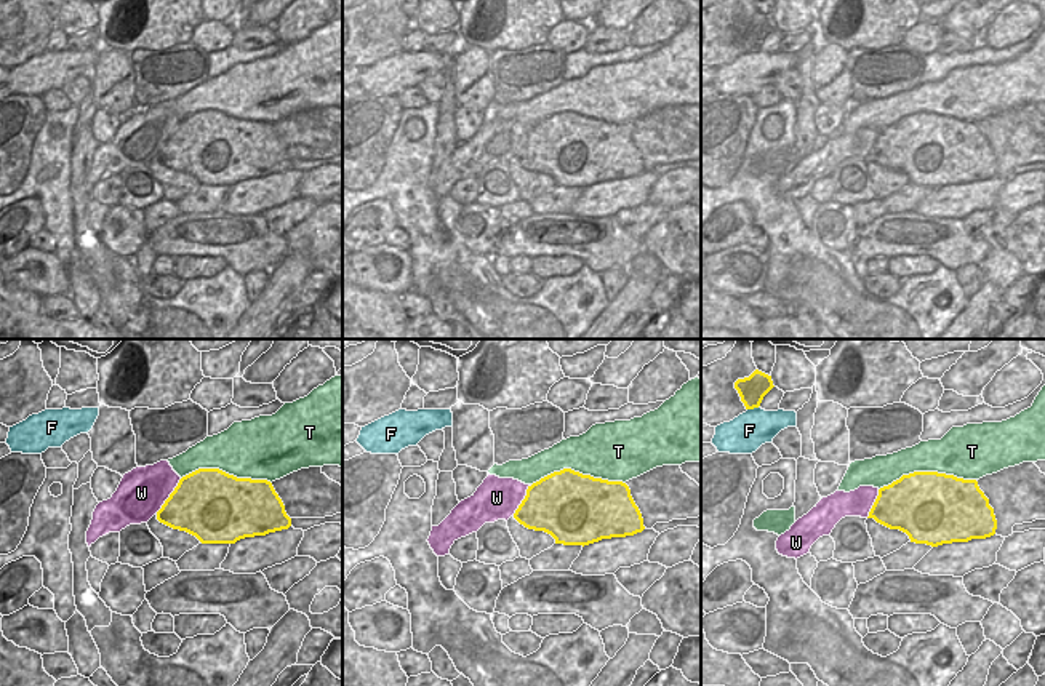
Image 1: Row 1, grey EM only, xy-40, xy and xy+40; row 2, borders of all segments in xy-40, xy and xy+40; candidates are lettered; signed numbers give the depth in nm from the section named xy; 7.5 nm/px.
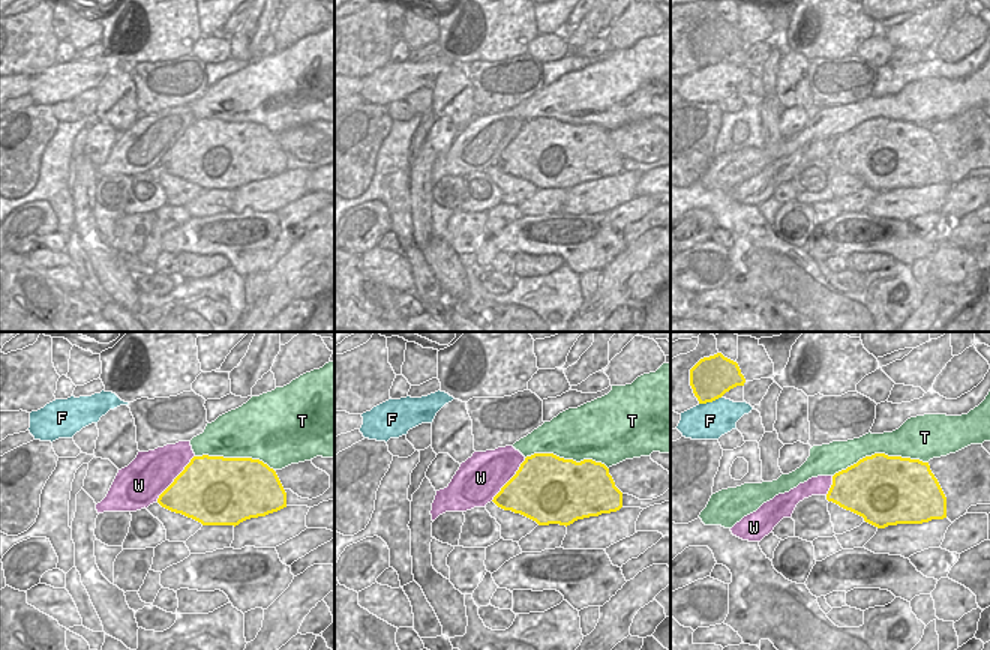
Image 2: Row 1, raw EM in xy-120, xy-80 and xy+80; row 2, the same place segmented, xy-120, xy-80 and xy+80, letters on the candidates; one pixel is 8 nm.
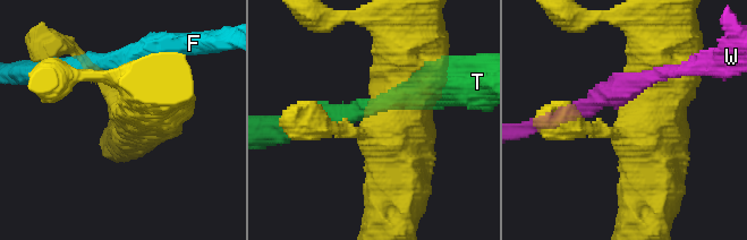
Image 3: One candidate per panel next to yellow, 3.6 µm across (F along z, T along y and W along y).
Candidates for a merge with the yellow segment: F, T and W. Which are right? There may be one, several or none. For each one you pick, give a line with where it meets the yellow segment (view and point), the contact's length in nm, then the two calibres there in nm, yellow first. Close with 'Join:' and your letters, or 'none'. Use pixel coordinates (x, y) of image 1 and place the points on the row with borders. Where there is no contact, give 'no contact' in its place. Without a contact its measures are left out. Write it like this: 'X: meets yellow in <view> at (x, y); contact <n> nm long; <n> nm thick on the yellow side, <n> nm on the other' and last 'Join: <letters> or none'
Join: none

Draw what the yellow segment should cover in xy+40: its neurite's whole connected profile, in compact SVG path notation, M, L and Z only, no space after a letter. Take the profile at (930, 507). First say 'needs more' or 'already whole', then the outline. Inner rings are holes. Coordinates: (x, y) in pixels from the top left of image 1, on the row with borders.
already whole | M914 472L880 488L867 518L931 547L986 539L997 529L976 480L938 472Z

